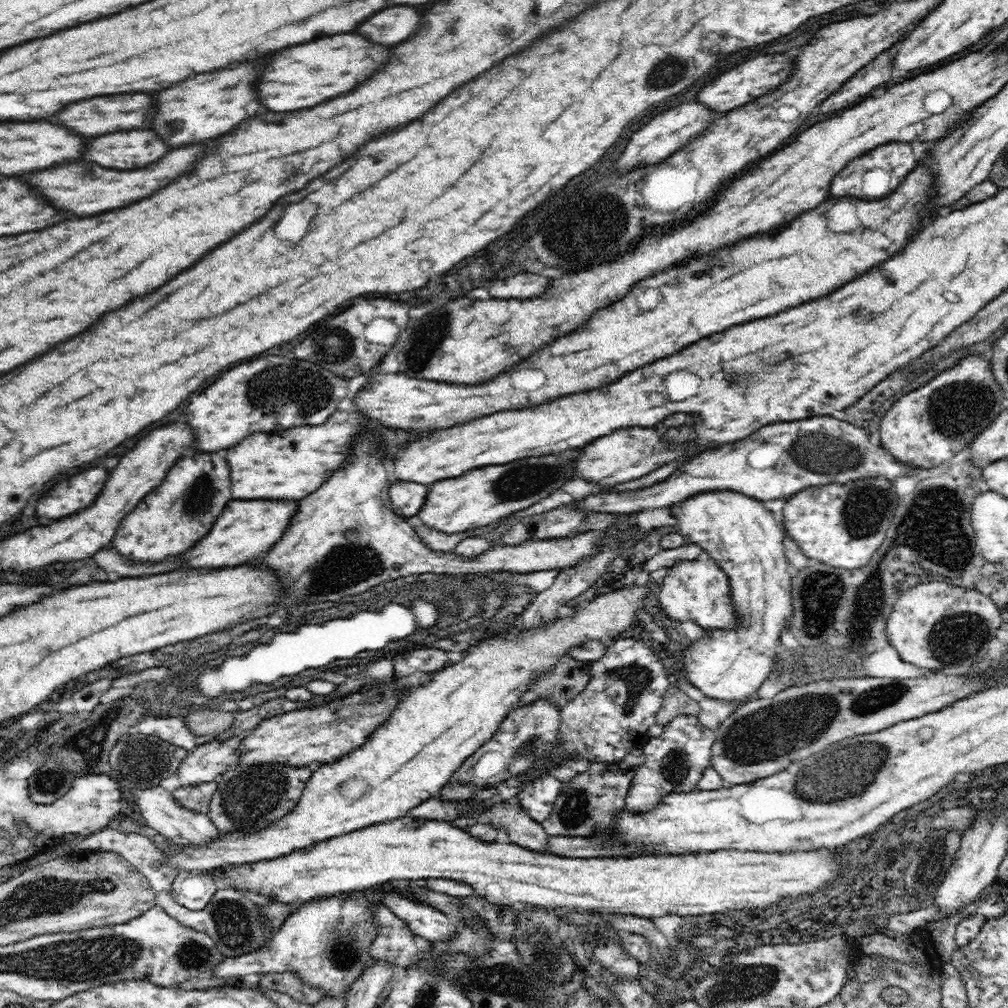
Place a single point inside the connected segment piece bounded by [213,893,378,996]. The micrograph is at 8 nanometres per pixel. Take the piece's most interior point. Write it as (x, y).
(327, 941)

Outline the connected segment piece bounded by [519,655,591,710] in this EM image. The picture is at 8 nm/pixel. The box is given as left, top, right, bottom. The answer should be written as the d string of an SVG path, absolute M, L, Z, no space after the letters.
M565 655L556 667L537 675L532 686L522 692L519 705L526 706L534 704L536 700L546 700L562 710L590 682L589 666L588 663Z

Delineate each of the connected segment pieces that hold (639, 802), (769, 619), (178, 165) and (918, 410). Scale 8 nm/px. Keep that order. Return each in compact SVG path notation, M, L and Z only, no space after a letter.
M680 714L663 726L663 733L652 737L643 746L643 763L636 767L626 800L625 810L630 814L654 810L662 798L672 792L690 792L697 788L704 770L710 767L715 731L702 725L696 715Z
M708 491L701 492L694 496L689 496L682 504L672 505L669 507L671 515L677 520L677 530L686 538L690 539L691 543L698 544L705 552L709 554L709 558L713 558L720 568L728 575L728 583L730 583L730 591L732 591L732 603L734 603L734 609L736 609L736 615L738 615L738 624L734 628L712 628L704 629L704 635L697 641L694 641L691 646L686 648L684 652L684 665L687 673L687 678L696 688L700 689L702 693L708 696L710 699L726 700L731 703L742 704L742 702L748 702L751 694L754 694L762 683L768 678L768 674L772 672L772 666L774 666L774 660L776 660L776 651L778 644L780 644L780 638L782 638L783 630L788 627L792 620L792 574L788 559L785 555L785 548L783 540L786 533L786 527L782 520L780 524L776 522L774 514L766 509L762 505L763 501L753 499L745 494L736 491Z
M204 144L176 148L176 150L170 150L160 162L148 164L146 168L138 168L132 172L100 168L100 164L90 164L90 168L88 168L86 160L78 160L78 162L30 172L26 182L32 188L36 188L46 198L46 202L50 202L58 210L66 210L76 216L100 214L100 212L106 212L106 210L112 210L118 206L130 206L142 198L148 198L150 194L158 192L160 188L164 188L164 184L170 184L176 176L180 176L182 172L188 172L188 168L196 162L196 158L200 158L200 154L204 150L206 150Z
M969 354L928 383L900 396L881 420L881 445L904 464L920 469L940 466L970 446L978 434L992 424L992 420L1004 410L1004 398L990 363L981 356Z

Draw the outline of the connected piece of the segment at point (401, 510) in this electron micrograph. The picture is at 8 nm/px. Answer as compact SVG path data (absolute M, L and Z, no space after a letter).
M396 482L390 486L392 508L396 514L414 516L422 508L428 494L428 486L414 482Z

